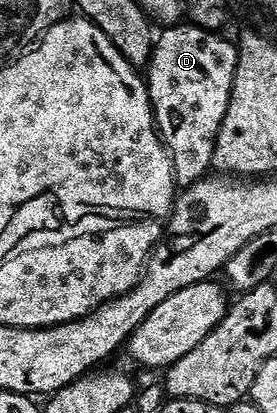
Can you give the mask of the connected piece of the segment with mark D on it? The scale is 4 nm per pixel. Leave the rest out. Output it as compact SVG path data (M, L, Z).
M175 24L163 35L158 35L153 46L149 63L151 78L151 106L155 110L155 124L163 145L171 151L171 163L175 169L176 187L186 188L194 182L202 182L212 169L211 161L215 155L215 137L219 134L221 124L225 120L225 112L229 108L229 100L233 92L233 76L237 68L239 55L234 41L226 42L218 33L202 30L197 25Z

